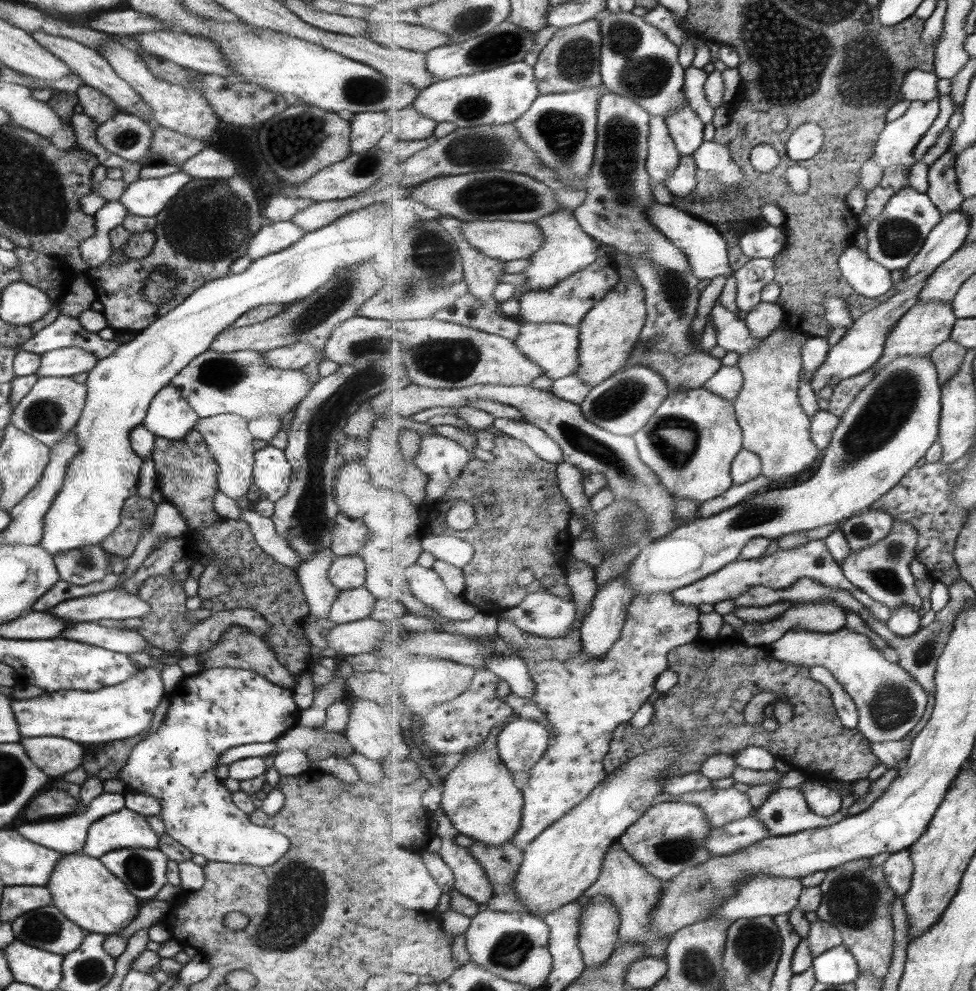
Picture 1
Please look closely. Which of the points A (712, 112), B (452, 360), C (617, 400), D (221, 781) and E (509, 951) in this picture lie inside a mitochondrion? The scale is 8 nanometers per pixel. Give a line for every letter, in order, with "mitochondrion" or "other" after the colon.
A: other
B: mitochondrion
C: mitochondrion
D: other
E: mitochondrion

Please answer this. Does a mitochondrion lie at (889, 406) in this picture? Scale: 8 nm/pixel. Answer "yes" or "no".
yes

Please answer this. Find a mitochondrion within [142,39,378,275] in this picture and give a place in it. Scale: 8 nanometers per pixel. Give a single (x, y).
(297, 138)

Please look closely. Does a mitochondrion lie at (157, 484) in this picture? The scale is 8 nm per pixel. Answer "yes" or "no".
no

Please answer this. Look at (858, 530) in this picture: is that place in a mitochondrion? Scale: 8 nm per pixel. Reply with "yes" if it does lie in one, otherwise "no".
yes

